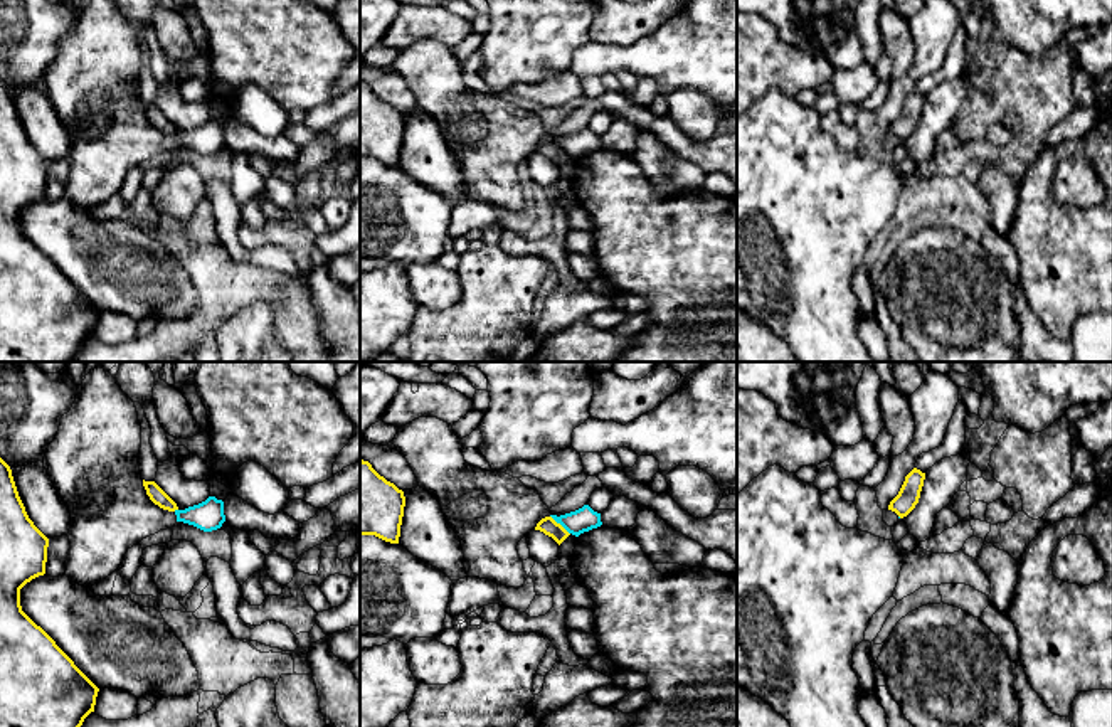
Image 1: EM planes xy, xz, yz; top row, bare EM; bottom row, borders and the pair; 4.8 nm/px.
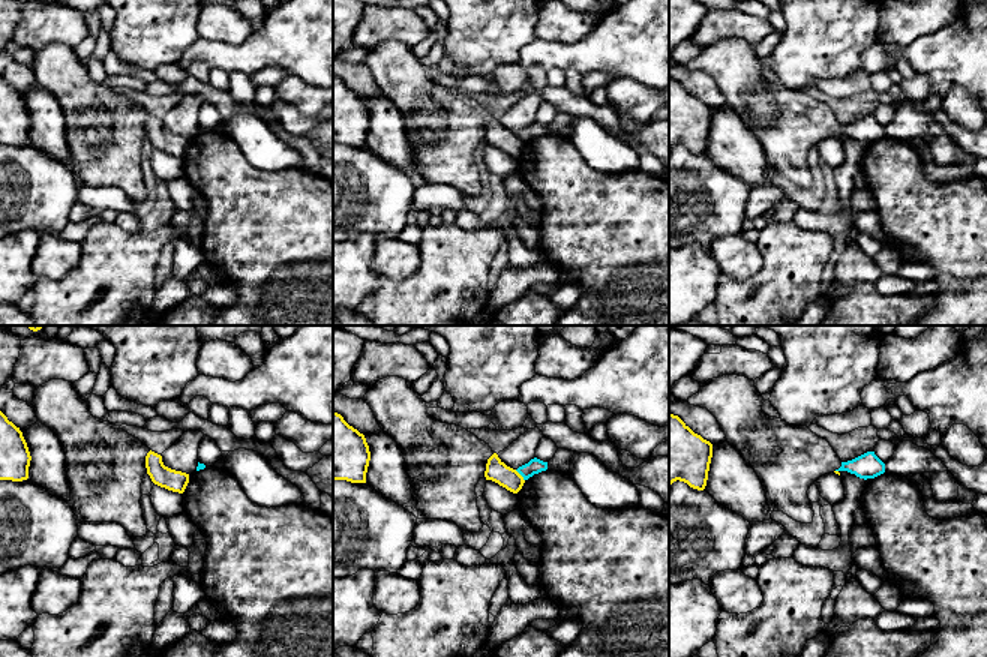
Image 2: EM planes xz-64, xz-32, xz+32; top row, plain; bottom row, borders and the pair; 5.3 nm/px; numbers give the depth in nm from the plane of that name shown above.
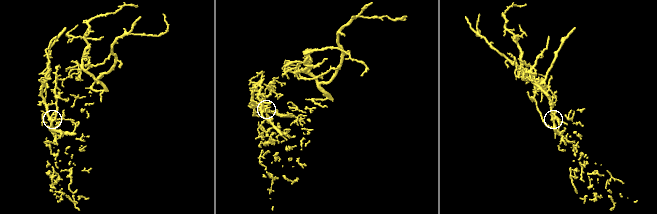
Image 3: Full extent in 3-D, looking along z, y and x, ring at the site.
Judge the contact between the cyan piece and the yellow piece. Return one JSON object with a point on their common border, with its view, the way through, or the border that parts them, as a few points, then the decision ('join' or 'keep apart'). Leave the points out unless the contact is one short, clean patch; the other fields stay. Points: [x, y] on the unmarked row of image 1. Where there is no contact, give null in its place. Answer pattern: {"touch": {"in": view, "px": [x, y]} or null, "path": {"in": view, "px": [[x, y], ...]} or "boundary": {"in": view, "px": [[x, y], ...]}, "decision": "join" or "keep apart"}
{"touch": {"in": "xz", "px": [561, 147]}, "boundary": {"in": "xz", "px": [[550, 138], [569, 157]]}, "decision": "keep apart"}

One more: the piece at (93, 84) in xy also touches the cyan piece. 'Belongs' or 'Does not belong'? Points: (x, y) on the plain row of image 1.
Belongs

